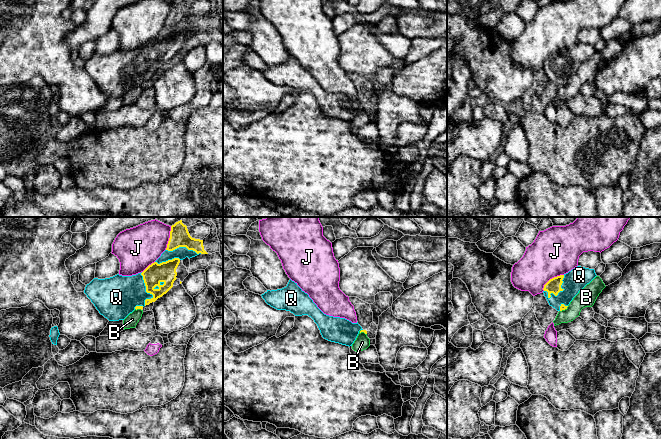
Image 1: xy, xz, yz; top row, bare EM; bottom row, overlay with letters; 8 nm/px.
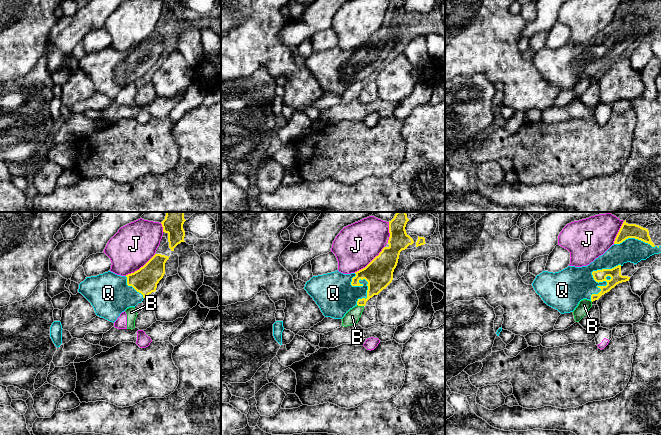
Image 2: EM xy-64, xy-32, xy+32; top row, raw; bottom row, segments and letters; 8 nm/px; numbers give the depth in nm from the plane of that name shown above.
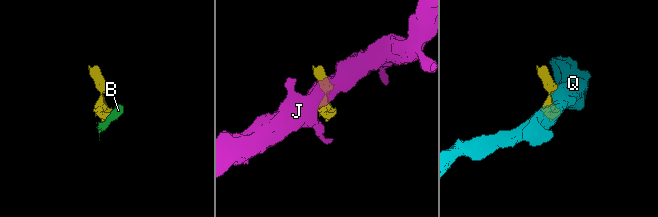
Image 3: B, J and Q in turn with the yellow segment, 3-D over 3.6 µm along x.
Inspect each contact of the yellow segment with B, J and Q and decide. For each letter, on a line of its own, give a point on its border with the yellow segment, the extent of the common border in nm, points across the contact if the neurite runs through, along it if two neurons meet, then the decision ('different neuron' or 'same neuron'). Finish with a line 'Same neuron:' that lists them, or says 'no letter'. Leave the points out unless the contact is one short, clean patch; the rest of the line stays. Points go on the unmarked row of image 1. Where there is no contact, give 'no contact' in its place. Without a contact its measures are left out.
B: contact xz (363, 107); length 70 nm; border xz (359, 107), (366, 110); different neuron
J: contact yz (552, 54); length 220 nm; different neuron
Q: contact xy (151, 69); length 300 nm; same neuron
Same neuron: Q

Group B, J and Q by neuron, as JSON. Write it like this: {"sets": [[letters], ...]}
{"sets": [["B", "J"], ["Q"]]}

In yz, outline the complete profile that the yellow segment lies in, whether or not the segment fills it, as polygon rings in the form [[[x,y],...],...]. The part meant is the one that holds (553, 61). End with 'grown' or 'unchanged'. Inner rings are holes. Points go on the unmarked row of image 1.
[[[577,42],[564,51],[550,55],[544,61],[544,72],[557,87],[565,86],[579,67],[596,52],[594,45]]]; grown

